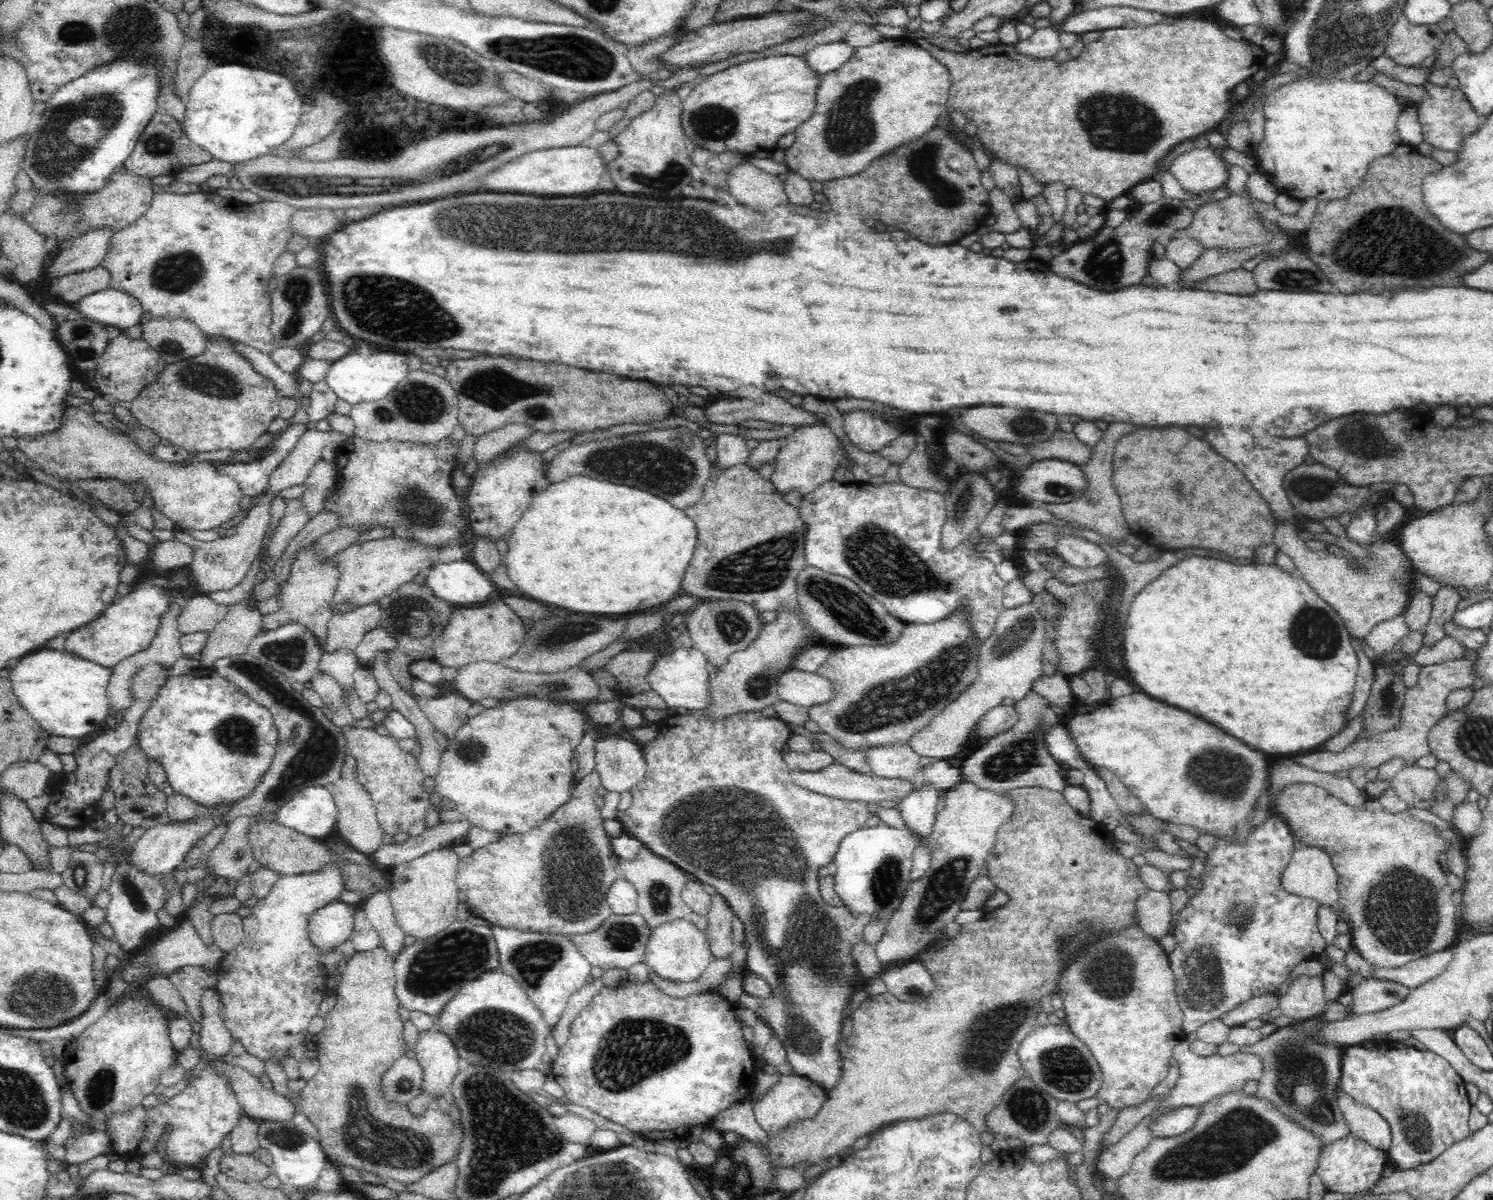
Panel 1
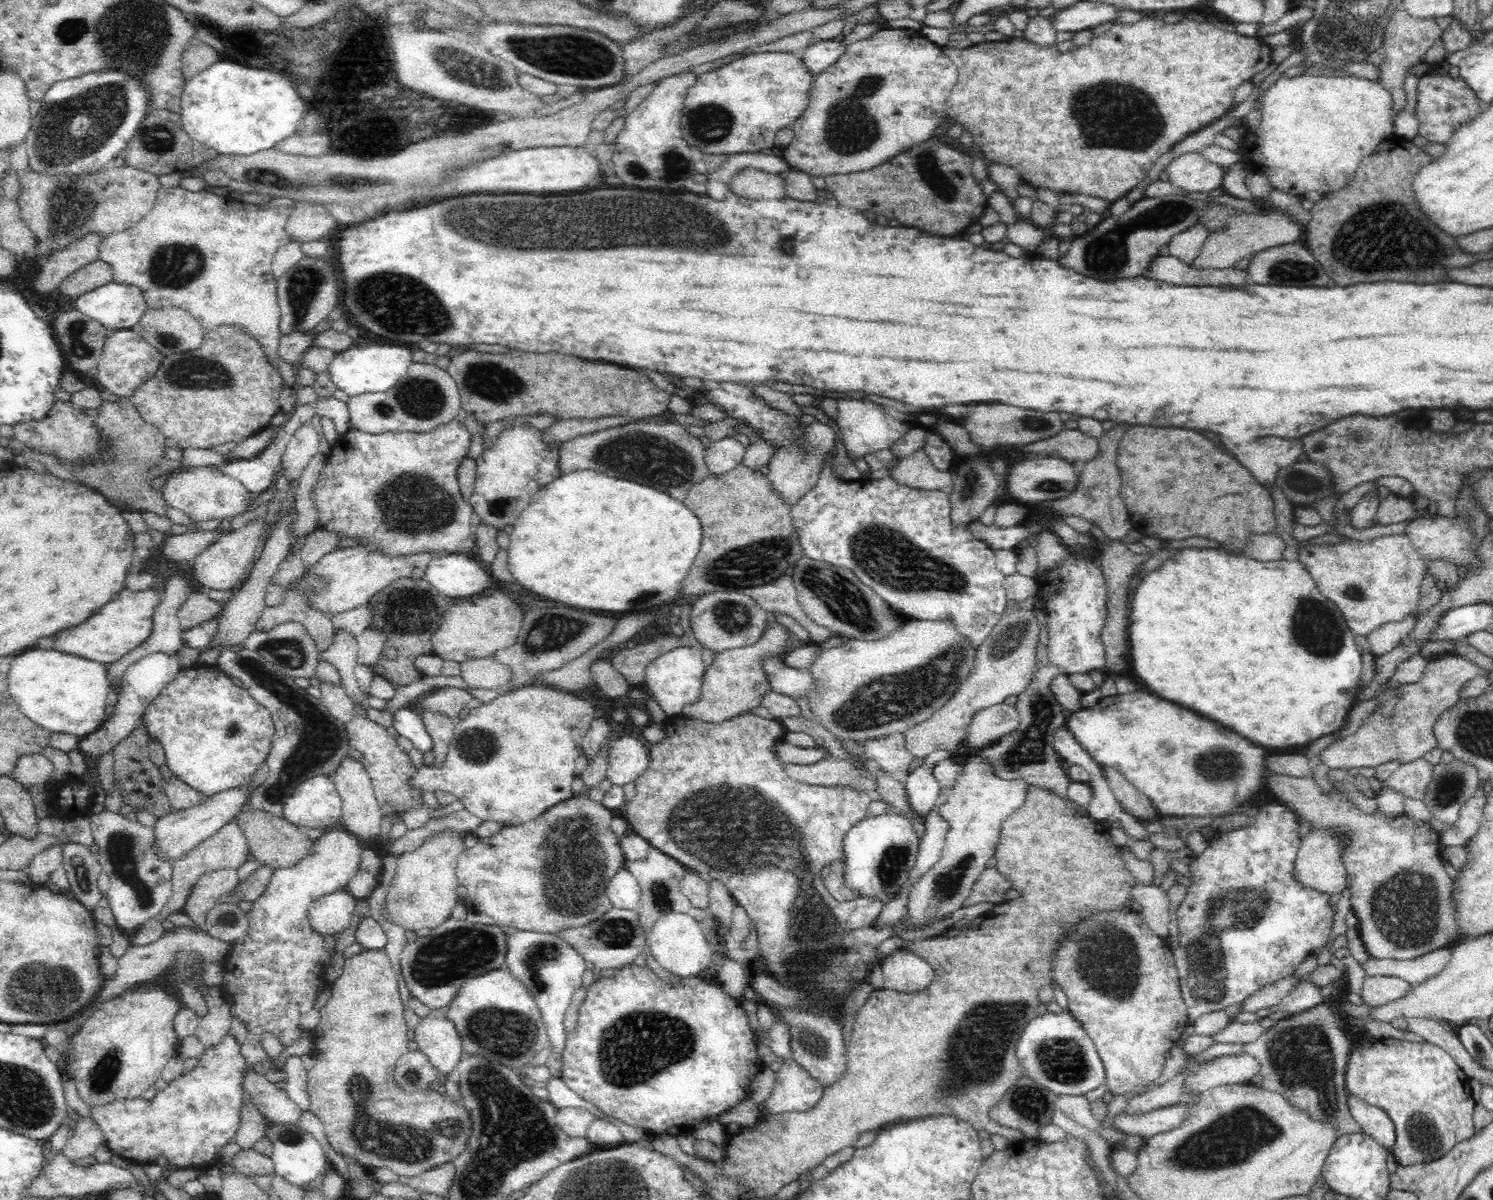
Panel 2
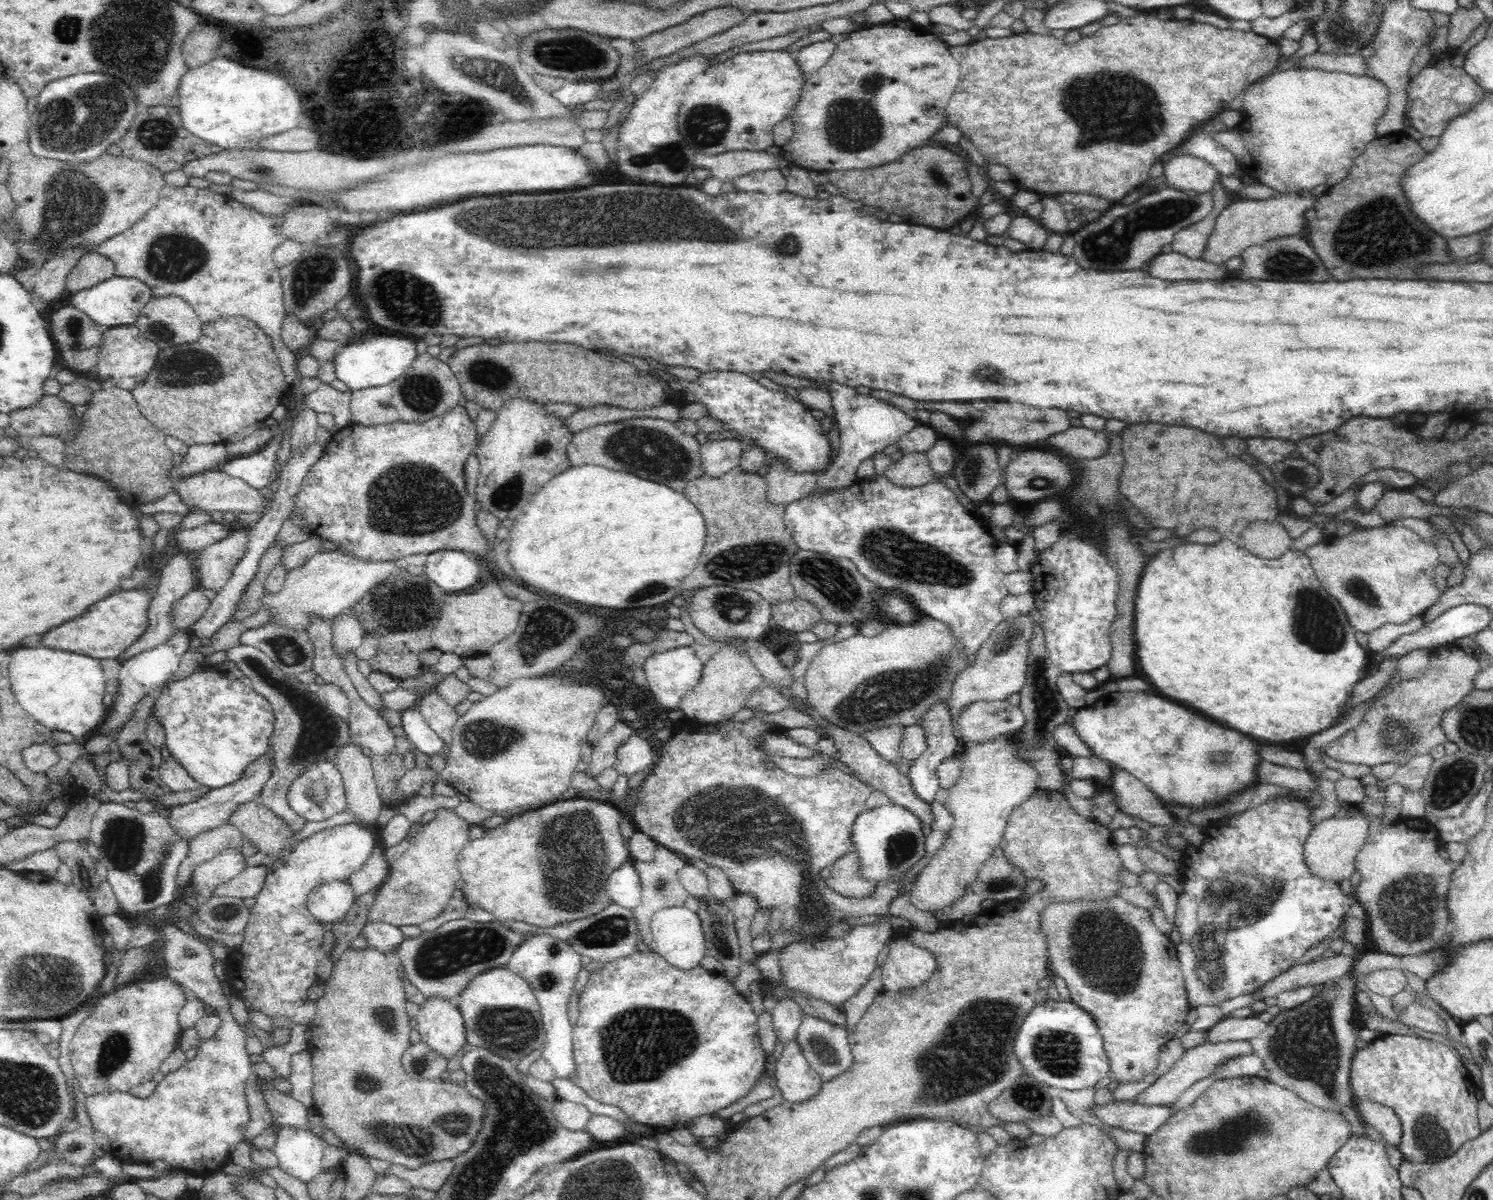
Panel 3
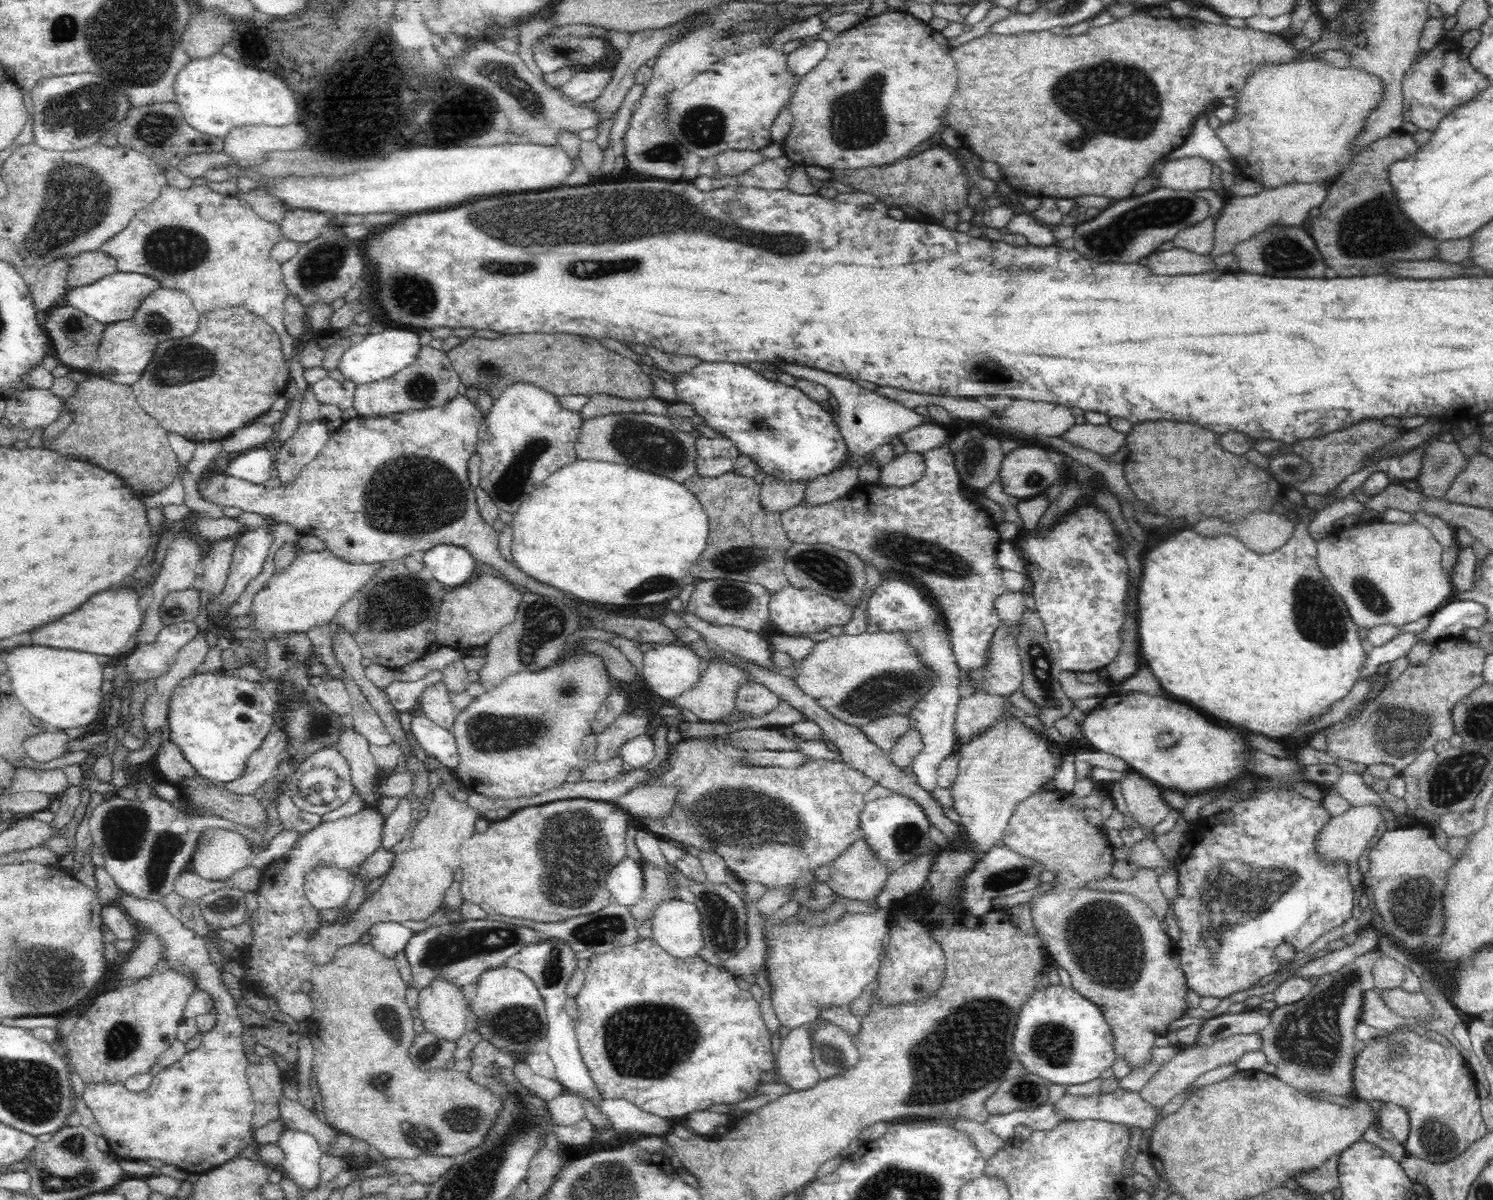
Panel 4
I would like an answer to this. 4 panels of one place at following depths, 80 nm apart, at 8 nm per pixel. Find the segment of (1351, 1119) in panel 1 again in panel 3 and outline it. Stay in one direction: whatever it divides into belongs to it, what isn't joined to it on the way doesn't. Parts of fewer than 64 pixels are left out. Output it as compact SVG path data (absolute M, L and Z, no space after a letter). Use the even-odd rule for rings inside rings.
M1368 1099L1354 1100L1352 1106L1356 1107L1364 1123L1374 1128L1382 1136L1382 1141L1386 1145L1399 1146L1402 1142L1403 1123L1394 1108L1372 1103Z

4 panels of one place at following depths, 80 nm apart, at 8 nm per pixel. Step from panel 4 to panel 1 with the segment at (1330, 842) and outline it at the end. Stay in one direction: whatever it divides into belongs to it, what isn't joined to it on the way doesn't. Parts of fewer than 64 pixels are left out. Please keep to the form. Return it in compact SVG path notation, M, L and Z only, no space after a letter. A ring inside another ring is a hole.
M1302 845L1294 851L1282 883L1292 893L1318 899L1320 906L1334 907L1338 920L1346 918L1339 909L1338 871L1324 847Z

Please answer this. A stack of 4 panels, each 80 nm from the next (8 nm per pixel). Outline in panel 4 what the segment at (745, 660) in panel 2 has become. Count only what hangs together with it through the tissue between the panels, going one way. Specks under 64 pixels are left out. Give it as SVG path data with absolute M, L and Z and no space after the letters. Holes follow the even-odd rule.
M712 661L708 668L701 674L701 680L690 690L674 699L673 705L678 708L688 708L700 721L714 722L718 720L727 720L733 712L734 700L736 700L736 690L746 682L753 680L747 672L738 669L726 663L726 661Z

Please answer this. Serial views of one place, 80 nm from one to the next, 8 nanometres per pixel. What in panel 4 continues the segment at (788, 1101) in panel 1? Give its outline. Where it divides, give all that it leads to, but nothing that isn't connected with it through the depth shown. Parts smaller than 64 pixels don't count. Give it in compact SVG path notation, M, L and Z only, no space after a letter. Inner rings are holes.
M817 1018L795 1026L781 1042L777 1055L780 1078L792 1091L807 1089L821 1079L812 1060L812 1036L823 1021L824 1018Z

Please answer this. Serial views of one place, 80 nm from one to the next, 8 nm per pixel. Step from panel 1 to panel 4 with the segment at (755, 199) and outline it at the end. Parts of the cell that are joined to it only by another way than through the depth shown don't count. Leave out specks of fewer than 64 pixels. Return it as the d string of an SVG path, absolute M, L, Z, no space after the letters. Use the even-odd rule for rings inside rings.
M785 155L778 158L764 159L739 174L737 178L742 186L756 187L766 190L782 190L787 188L789 176L786 169L794 166L794 163Z

